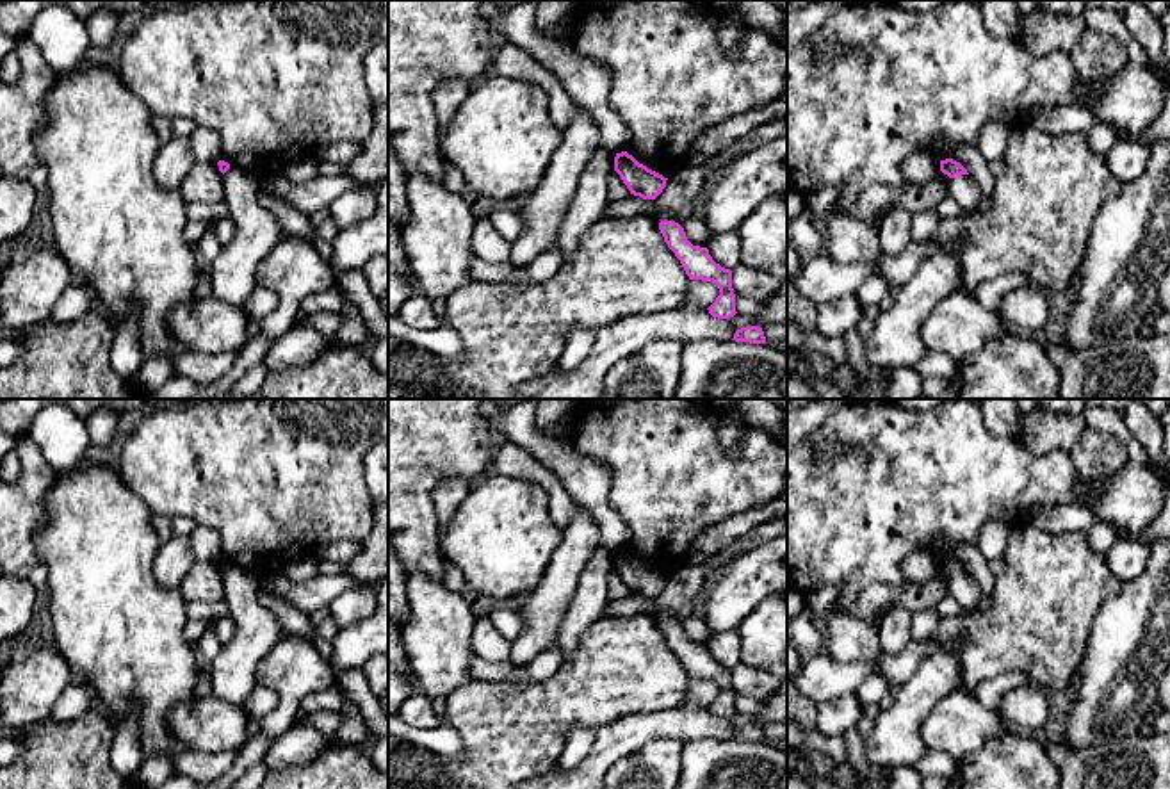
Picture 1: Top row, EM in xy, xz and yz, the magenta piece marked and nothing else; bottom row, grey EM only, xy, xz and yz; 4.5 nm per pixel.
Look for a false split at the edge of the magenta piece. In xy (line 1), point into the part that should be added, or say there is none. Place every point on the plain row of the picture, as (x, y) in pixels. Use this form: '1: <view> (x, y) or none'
1: none

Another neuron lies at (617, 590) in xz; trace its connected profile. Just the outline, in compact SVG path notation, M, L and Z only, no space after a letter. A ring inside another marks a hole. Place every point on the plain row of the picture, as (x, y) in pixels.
M613 570L609 575L607 595L613 602L623 600L630 595L630 590L627 588L627 584L616 570Z

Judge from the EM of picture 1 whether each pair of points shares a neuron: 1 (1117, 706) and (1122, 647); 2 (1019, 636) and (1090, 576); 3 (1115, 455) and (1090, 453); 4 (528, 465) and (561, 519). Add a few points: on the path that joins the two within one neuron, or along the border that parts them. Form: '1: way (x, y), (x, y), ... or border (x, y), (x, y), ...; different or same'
1: way (1117, 691), (1122, 661); same
2: way (1037, 618), (1072, 583); same
3: way (1110, 455), (1096, 455); same
4: way (542, 478), (556, 492), (560, 504); same

